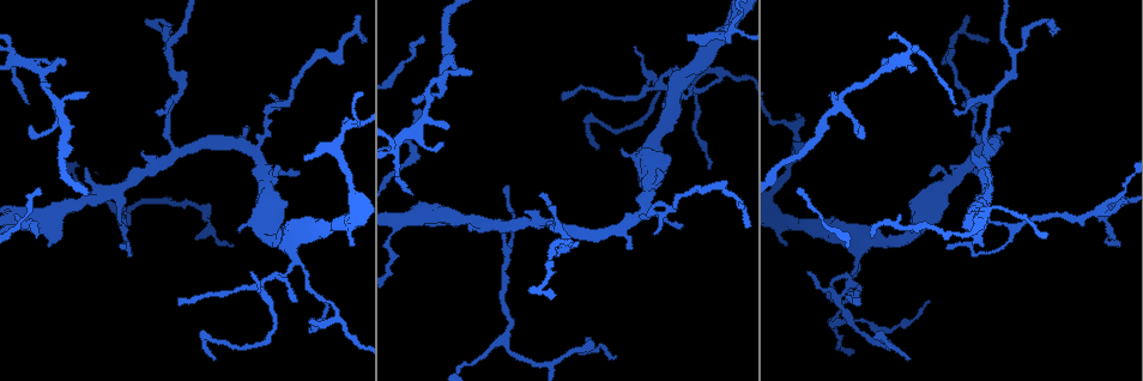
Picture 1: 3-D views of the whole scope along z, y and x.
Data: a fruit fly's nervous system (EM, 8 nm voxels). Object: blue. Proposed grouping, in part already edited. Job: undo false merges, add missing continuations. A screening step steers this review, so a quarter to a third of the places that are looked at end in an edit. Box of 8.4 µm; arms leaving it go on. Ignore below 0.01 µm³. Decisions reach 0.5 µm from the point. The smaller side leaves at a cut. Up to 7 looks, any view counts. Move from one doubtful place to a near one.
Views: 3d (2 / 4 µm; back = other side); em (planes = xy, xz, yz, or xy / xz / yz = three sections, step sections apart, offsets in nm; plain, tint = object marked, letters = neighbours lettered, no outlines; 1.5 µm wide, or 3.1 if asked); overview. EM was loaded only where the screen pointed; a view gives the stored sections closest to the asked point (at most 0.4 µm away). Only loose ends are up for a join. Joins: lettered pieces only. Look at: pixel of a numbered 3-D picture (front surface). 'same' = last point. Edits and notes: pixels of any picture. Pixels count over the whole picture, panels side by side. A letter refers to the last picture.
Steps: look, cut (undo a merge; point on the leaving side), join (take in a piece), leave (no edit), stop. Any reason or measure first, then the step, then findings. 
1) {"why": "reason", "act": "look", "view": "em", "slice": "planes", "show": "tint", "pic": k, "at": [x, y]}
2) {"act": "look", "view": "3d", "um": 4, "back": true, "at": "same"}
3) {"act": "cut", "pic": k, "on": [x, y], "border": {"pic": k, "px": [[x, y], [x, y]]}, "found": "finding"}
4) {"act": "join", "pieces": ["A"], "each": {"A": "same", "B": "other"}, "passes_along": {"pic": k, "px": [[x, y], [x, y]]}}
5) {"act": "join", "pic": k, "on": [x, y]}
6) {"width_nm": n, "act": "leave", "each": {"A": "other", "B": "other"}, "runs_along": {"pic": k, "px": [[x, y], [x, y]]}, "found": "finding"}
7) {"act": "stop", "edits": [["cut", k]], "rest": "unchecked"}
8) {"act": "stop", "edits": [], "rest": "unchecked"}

{"act": "look", "view": "3d", "um": 4, "back": true, "pic": 1, "at": [688, 41]}

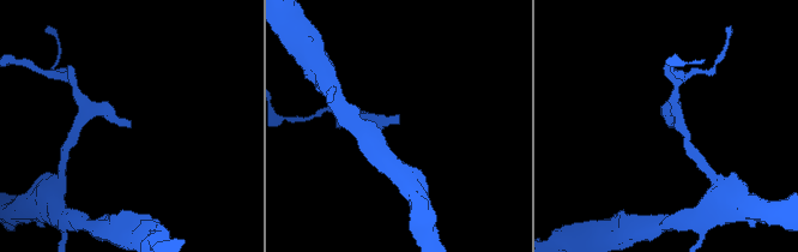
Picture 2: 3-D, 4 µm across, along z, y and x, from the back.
{"act": "look", "view": "em", "slice": "xy", "step": 8, "show": "letters", "pic": 2, "at": [671, 127]}

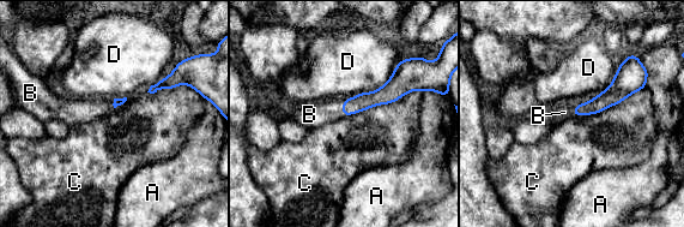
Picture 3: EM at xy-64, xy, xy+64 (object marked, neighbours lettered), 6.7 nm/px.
{"act": "look", "view": "em", "slice": "planes", "show": "letters", "at": "same"}

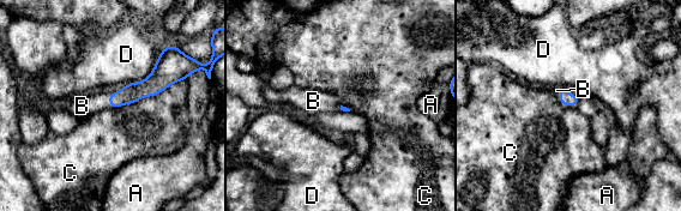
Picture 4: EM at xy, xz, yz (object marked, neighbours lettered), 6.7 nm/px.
{"act": "join", "pieces": ["B"], "each": {"A": "other", "B": "same", "C": "other", "D": "other"}, "passes_along": {"pic": 4, "px": [[131, 92], [109, 101], [82, 106]]}, "found": "the neuron continues"}

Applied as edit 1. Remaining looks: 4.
{"act": "look", "view": "overview"}

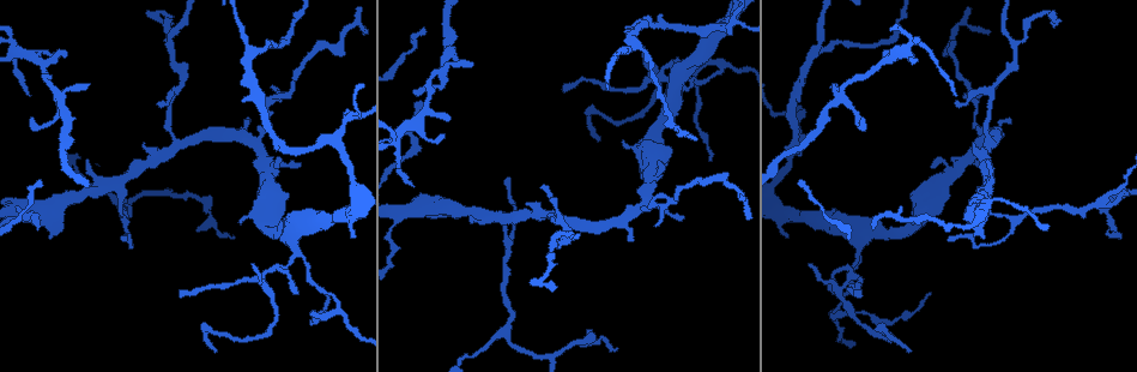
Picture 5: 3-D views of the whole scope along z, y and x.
{"why": "branch stops here", "act": "look", "view": "3d", "um": 2, "pic": 5, "at": [352, 237]}

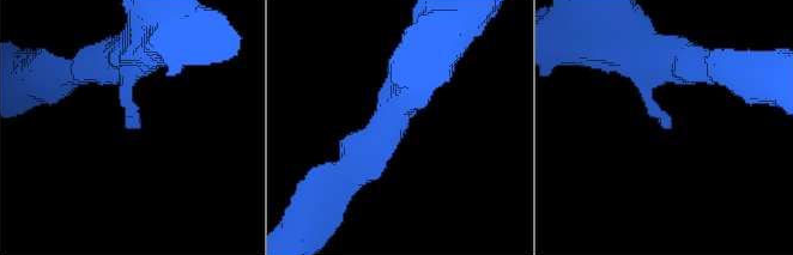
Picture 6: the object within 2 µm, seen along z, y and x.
{"arm_widths_nm": [220, 300], "act": "look", "view": "em", "slice": "planes", "show": "letters", "pic": 6, "at": [137, 128]}

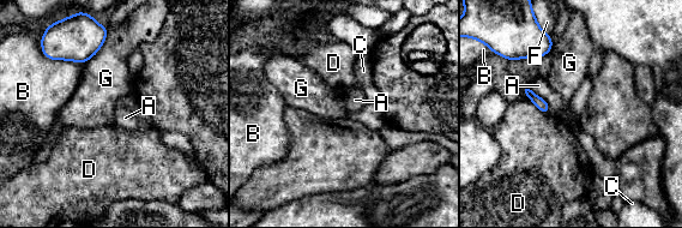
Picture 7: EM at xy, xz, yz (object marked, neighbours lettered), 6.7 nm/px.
{"act": "leave", "each": {"A": "other", "B": "other", "C": "other", "D": "other", "F": "other", "G": "other"}, "border": {"pic": 7, "px": [[532, 102], [542, 112], [548, 113]]}, "found": "no lettered piece goes on from it"}

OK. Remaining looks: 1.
{"act": "stop", "edits": [["join", 4]], "rest": "unchecked"}

